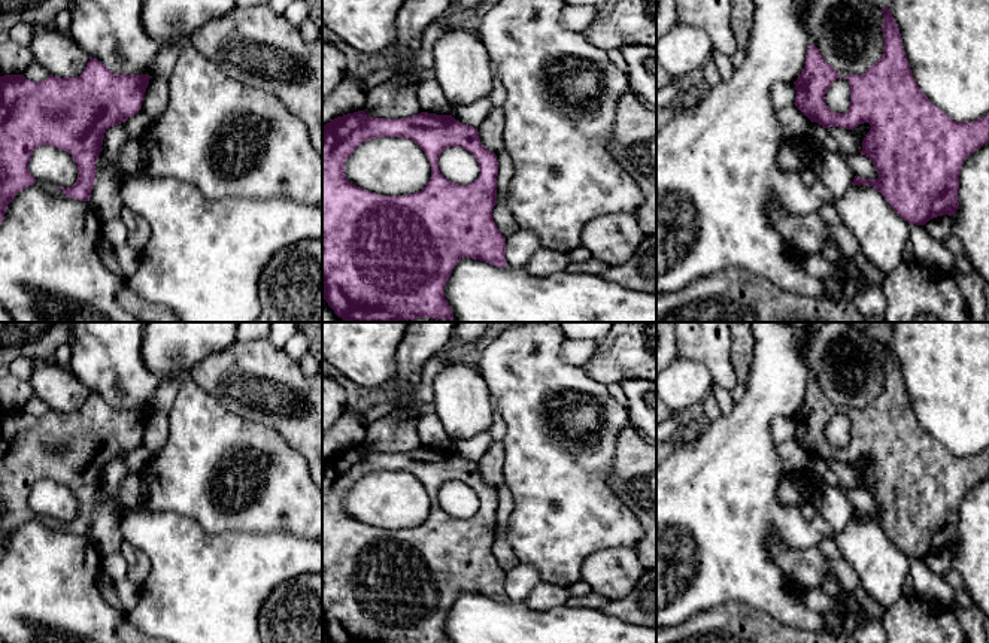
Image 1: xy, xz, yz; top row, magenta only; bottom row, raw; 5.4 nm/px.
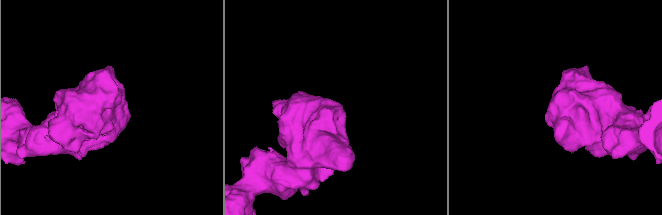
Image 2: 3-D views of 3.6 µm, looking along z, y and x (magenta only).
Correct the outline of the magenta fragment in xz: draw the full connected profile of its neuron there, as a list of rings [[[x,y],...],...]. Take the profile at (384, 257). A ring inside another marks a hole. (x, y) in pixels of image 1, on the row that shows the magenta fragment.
[[[358,110],[327,122],[322,137],[322,298],[346,322],[416,318],[453,319],[450,306],[445,298],[445,288],[461,258],[467,257],[497,267],[507,267],[506,237],[492,219],[492,209],[497,203],[497,176],[497,155],[482,145],[477,128],[456,121],[452,115],[421,112],[401,119],[388,119],[373,118],[364,110]],[[391,136],[416,142],[428,157],[431,178],[415,194],[379,195],[354,185],[345,175],[346,160],[361,143]],[[450,146],[462,148],[476,158],[480,173],[474,182],[459,185],[440,173],[439,158]]]

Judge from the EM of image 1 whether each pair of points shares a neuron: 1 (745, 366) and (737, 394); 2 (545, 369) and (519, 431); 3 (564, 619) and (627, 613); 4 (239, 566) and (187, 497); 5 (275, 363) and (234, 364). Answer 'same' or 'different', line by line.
1: same
2: same
3: different
4: different
5: same

